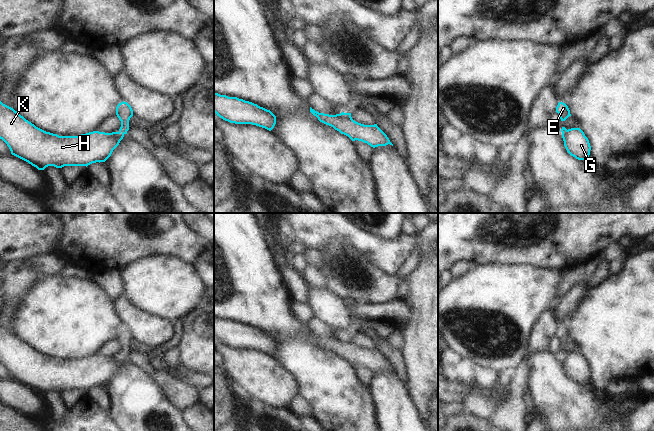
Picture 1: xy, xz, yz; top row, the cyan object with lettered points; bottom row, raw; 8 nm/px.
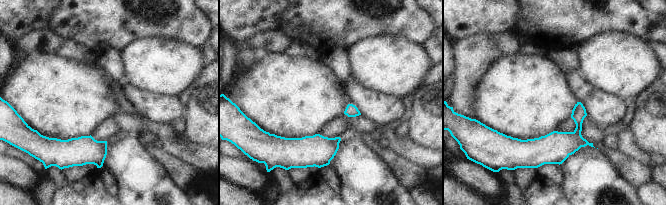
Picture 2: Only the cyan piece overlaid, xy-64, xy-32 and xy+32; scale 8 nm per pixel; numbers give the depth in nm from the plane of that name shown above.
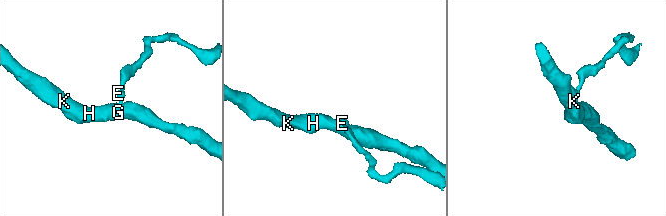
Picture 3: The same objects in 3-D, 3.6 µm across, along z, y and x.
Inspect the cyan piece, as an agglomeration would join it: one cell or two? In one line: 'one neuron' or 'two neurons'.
two neurons

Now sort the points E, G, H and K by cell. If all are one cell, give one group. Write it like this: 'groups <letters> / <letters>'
groups E / G H K

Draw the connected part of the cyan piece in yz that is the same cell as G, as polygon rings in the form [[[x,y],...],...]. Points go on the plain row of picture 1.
[[[571,352],[562,356],[564,370],[567,376],[578,384],[587,384],[591,370],[588,362],[580,352]]]

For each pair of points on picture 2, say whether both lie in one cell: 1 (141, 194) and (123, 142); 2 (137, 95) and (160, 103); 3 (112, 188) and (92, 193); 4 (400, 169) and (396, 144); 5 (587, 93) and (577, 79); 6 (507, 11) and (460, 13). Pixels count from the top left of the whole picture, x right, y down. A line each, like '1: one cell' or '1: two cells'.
1: one cell
2: one cell
3: two cells
4: two cells
5: one cell
6: one cell

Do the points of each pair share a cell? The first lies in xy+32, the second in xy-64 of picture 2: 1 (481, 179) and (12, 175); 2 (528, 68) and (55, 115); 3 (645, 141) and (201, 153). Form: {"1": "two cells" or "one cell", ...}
{"1": "one cell", "2": "one cell", "3": "two cells"}

